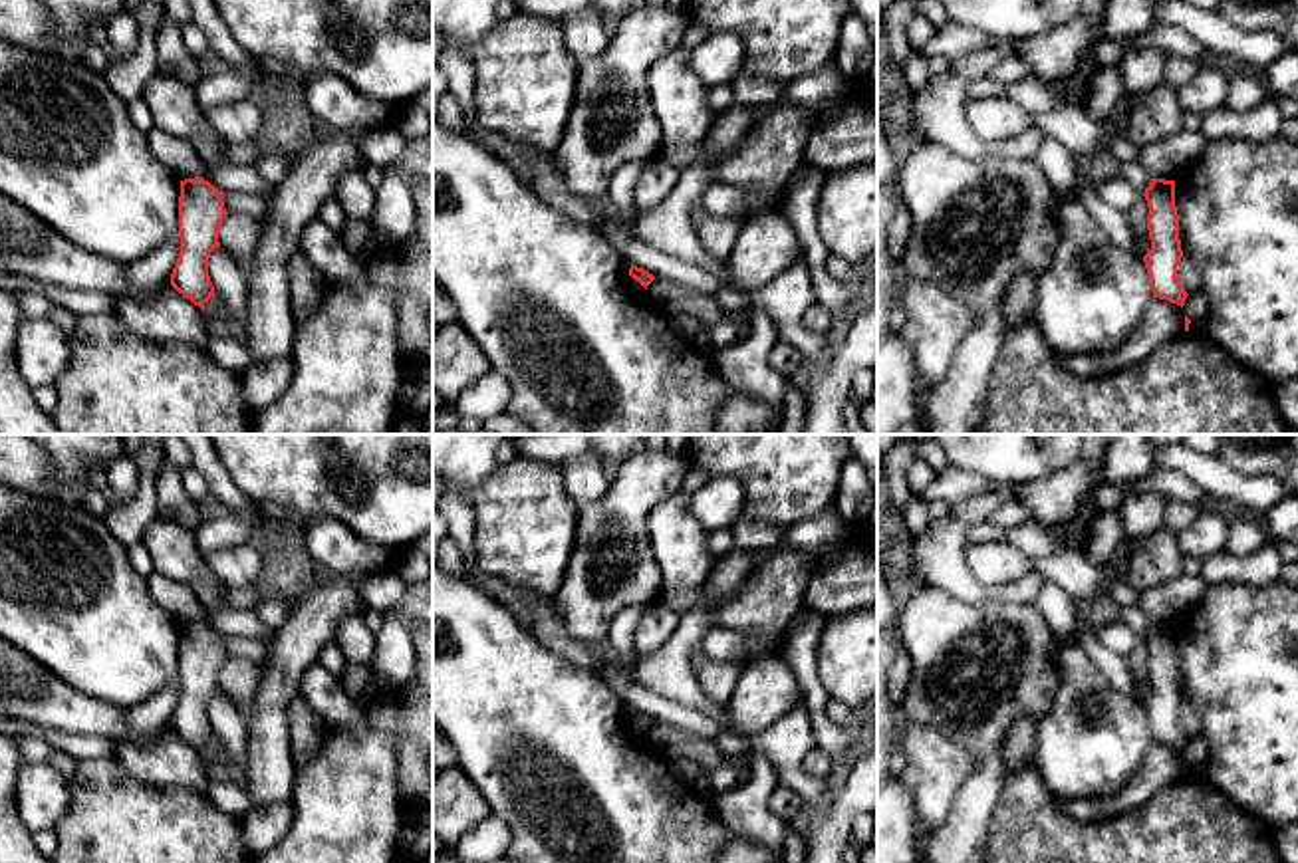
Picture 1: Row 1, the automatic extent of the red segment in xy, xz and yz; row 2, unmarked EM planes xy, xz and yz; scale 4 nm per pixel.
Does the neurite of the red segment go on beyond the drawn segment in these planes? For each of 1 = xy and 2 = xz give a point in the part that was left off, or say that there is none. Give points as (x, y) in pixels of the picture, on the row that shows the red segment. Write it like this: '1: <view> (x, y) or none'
1: none
2: none

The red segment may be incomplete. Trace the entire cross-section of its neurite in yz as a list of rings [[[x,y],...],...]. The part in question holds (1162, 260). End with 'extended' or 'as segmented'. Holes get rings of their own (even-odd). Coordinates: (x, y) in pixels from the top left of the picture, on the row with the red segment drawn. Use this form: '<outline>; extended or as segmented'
[[[1151,179],[1143,196],[1149,206],[1147,230],[1151,238],[1151,250],[1143,256],[1143,262],[1149,274],[1153,298],[1183,308],[1189,294],[1177,276],[1183,250],[1175,206],[1175,181]]]; as segmented

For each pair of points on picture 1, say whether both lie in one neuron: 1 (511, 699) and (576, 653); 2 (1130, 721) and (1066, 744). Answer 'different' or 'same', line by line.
1: different
2: same

